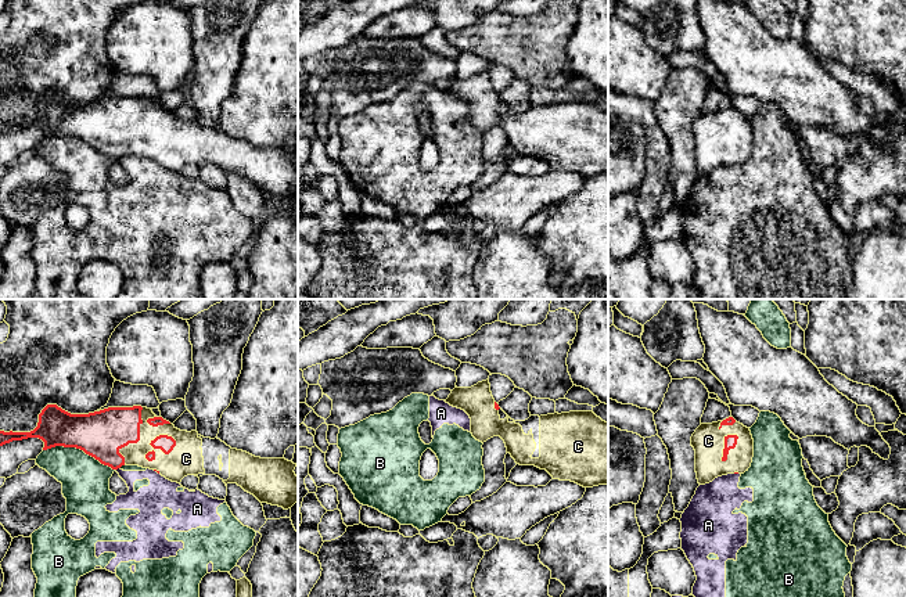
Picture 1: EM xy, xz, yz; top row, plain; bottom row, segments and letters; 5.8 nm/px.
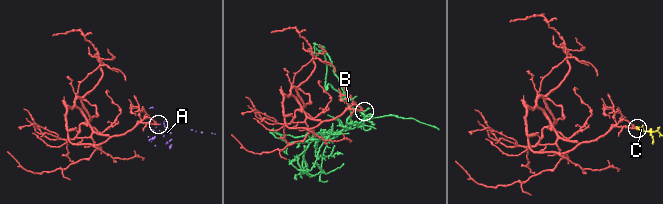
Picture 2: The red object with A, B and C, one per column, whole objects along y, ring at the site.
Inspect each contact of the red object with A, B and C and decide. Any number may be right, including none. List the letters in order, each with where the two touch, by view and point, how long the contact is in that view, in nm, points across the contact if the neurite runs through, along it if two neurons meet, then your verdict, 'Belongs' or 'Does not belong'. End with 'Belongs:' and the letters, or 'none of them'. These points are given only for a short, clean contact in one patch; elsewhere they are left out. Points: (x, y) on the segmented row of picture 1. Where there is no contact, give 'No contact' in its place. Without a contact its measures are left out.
A: Touches red at xy (118, 467). Shared border 30 nm. Does not belong
B: Touches red at xy (79, 448). Shared border 440 nm. Does not belong
C: Touches red at xy (161, 449). Shared border 220 nm. Belongs
Belongs: C

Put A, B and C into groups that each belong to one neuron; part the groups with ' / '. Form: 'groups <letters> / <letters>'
groups A B / C

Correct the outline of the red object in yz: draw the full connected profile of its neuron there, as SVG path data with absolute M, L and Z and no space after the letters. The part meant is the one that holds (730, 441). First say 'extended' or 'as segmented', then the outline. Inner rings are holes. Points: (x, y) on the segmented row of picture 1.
extended; M733 417L712 424L701 424L691 436L695 450L695 472L700 485L727 474L744 474L754 457L749 428Z

